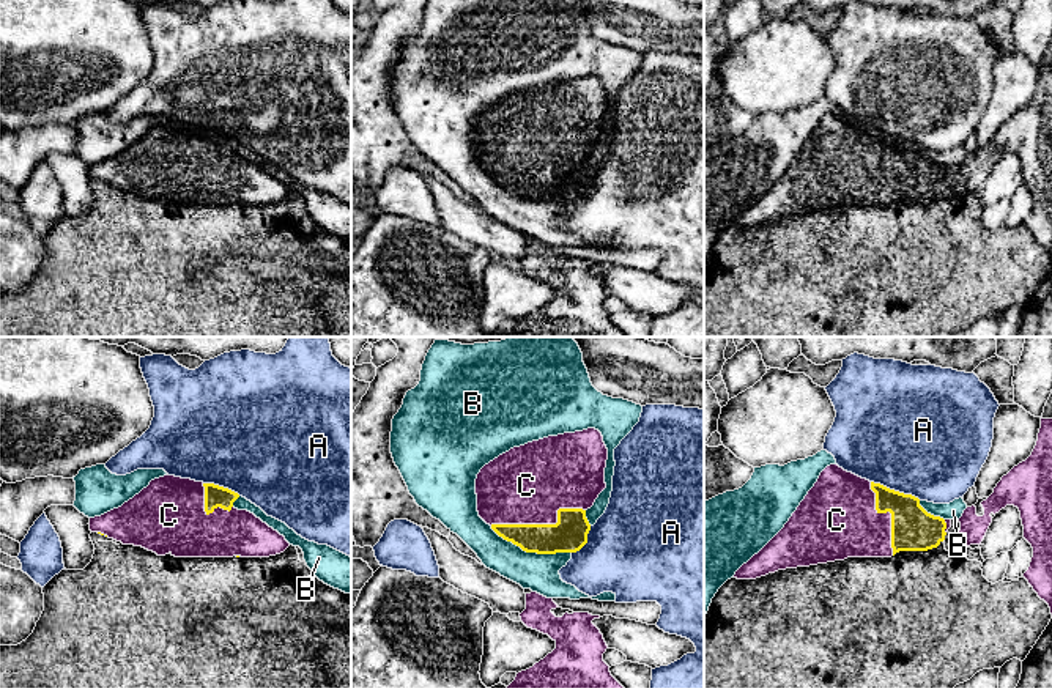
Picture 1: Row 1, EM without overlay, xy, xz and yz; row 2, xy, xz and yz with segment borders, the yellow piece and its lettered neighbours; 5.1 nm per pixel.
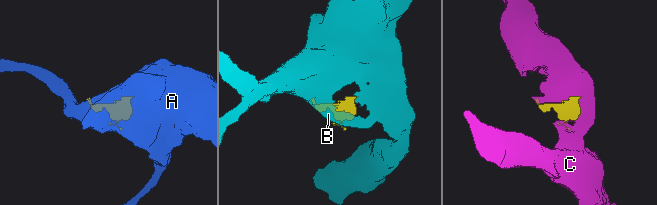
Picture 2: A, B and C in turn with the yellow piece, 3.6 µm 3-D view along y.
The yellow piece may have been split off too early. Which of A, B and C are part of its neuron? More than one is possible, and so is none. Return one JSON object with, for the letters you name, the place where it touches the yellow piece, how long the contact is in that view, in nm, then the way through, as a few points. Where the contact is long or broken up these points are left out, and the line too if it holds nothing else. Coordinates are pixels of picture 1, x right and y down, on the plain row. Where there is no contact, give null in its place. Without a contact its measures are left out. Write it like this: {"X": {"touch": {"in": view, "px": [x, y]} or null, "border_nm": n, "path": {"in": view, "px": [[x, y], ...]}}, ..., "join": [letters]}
{"C": {"touch": {"in": "xz", "px": [542, 172]}, "border_nm": 500}, "join": ["C"]}

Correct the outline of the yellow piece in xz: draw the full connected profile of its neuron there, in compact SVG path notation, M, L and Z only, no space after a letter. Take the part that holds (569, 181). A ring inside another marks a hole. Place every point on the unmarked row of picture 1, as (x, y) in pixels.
M595 76L513 94L477 121L479 164L526 200L576 200L591 178L586 157L606 135L606 107Z

